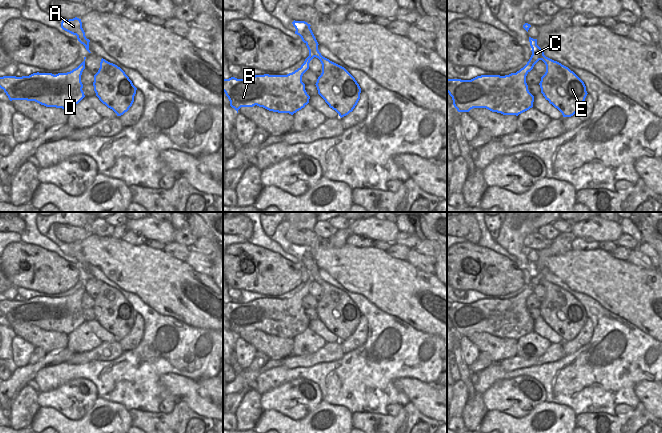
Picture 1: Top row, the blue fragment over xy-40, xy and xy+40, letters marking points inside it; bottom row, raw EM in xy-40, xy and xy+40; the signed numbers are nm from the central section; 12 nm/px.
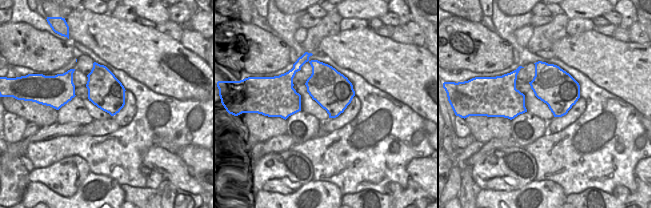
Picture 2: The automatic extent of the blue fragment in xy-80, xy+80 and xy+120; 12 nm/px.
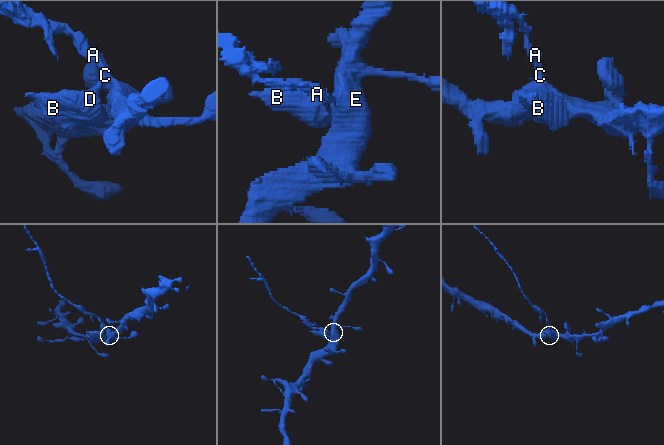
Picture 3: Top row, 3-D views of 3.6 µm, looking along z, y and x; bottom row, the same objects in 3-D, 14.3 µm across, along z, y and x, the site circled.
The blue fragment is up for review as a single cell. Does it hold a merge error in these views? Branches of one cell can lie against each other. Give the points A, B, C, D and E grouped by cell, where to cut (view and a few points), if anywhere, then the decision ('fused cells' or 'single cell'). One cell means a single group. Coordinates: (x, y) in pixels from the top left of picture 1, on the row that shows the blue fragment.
A B C D / E; cut in xy along (321, 55), (318, 58); fused cells

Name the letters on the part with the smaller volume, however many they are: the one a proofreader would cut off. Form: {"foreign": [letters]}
{"foreign": ["A", "B", "C", "D"]}

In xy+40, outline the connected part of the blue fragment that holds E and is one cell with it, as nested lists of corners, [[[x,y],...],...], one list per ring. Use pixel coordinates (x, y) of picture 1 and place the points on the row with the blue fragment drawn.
[[[546,56],[541,60],[546,65],[546,72],[539,83],[541,93],[563,117],[573,116],[588,94],[584,82],[561,63]]]

